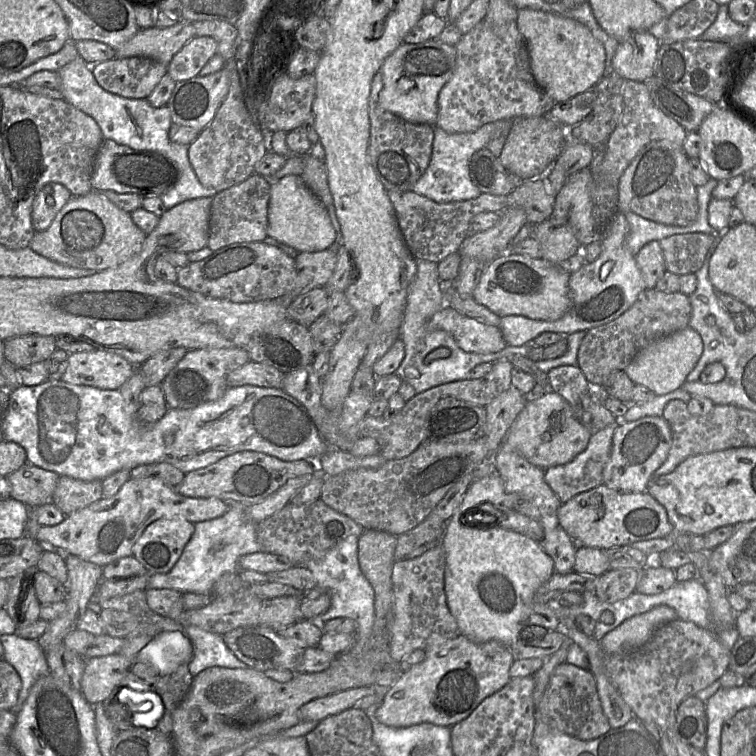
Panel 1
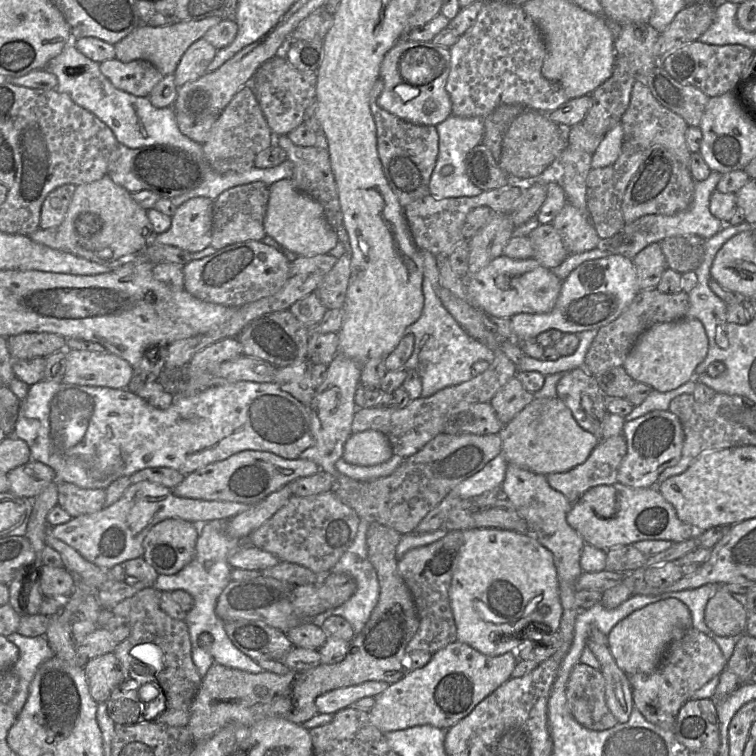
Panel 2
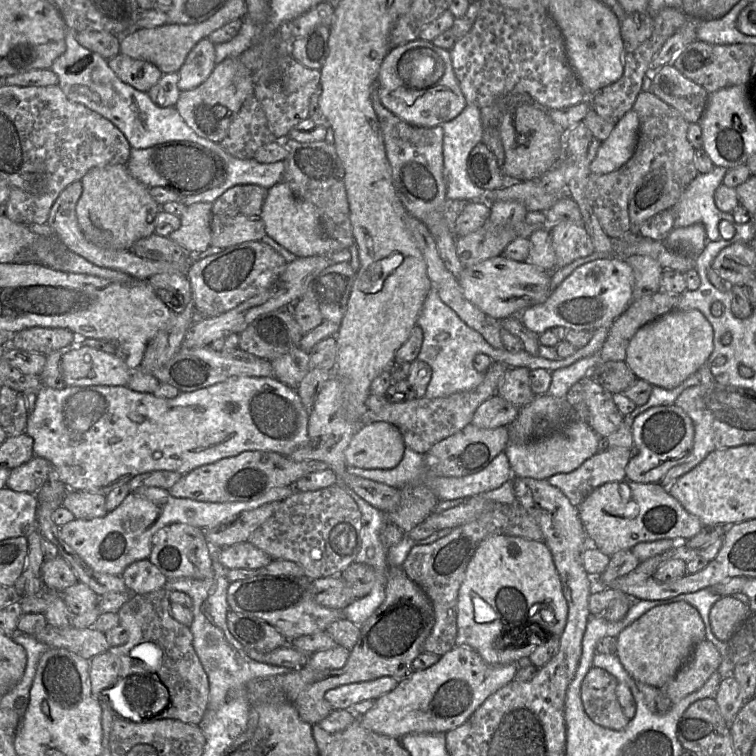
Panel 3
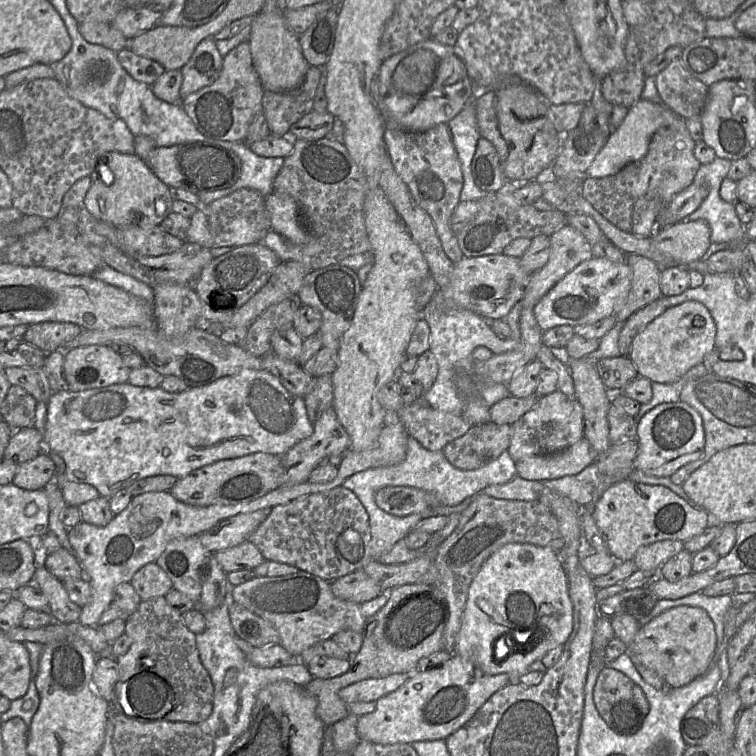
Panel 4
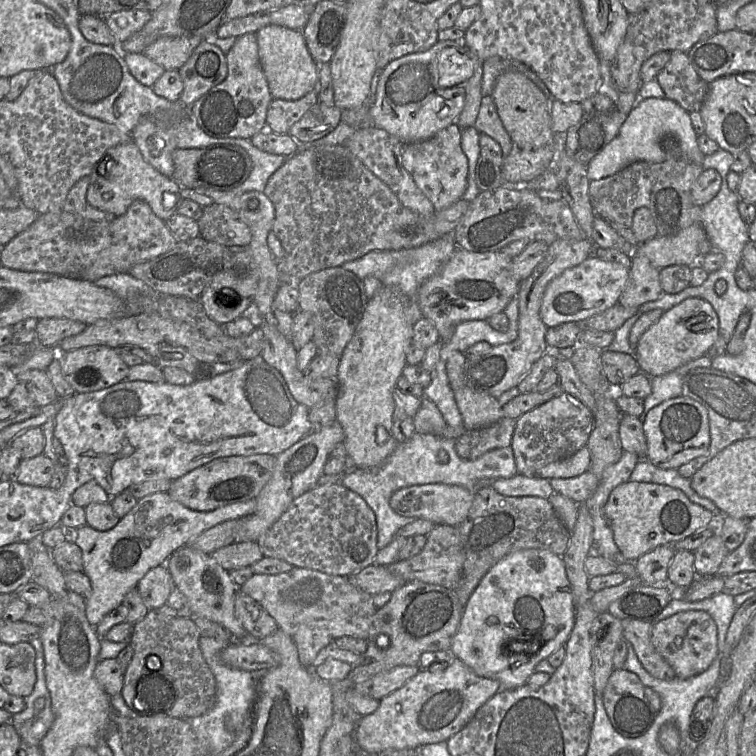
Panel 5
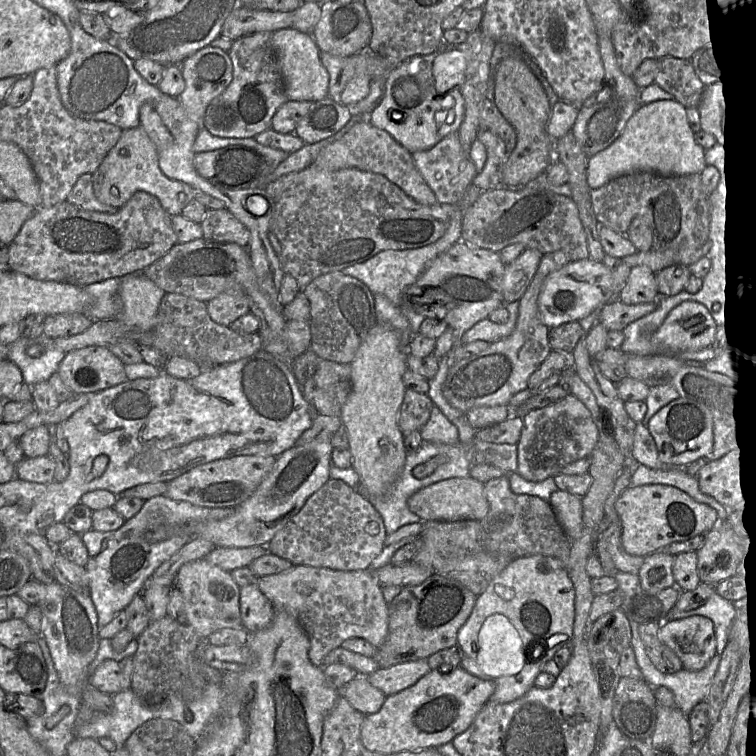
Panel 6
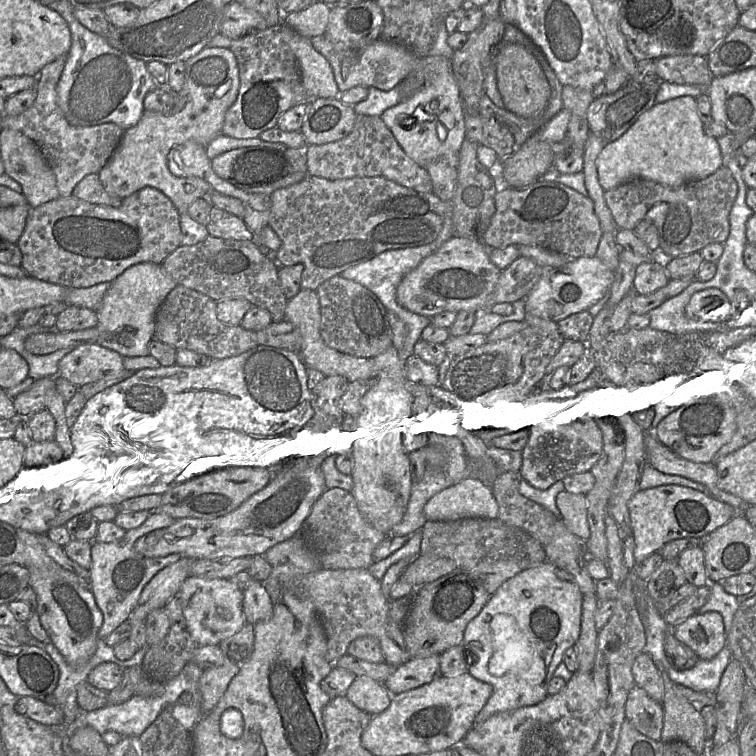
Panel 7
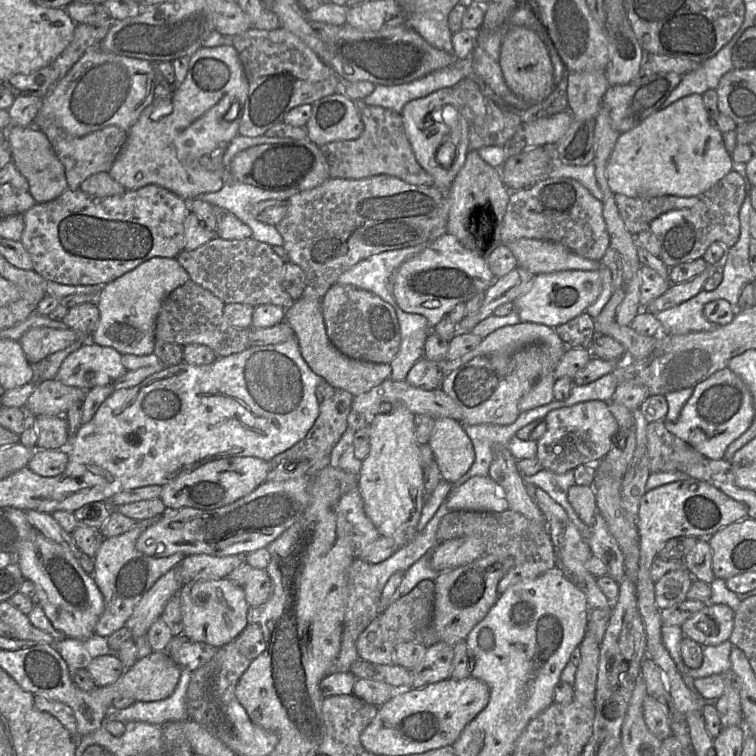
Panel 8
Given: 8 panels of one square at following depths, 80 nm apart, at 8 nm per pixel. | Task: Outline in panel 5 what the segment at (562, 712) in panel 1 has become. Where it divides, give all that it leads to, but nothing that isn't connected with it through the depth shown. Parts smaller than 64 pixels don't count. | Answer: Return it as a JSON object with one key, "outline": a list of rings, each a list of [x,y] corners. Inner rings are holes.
{"outline":[[[625,669],[613,670],[602,701],[611,724],[625,737],[642,735],[657,714],[639,677]]]}

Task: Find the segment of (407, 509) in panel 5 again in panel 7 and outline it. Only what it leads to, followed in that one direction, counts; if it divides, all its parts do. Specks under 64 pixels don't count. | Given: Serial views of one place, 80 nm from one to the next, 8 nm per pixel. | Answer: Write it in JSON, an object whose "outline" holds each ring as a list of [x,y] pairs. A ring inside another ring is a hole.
{"outline":[[[472,475],[438,492],[424,506],[427,520],[491,519],[497,517],[498,510],[492,487]]]}

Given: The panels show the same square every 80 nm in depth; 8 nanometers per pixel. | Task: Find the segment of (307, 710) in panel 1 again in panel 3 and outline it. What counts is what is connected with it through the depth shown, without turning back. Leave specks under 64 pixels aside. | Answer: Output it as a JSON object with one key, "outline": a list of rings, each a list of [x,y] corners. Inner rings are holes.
{"outline":[[[392,677],[352,683],[333,688],[326,692],[325,699],[334,710],[350,710],[359,702],[377,700],[380,696],[393,690],[399,681]]]}

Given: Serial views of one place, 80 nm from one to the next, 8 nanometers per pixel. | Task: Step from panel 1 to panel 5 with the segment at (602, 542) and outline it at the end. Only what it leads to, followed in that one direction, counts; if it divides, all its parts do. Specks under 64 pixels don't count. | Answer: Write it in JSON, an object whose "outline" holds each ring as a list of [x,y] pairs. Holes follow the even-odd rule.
{"outline":[[[628,481],[615,487],[604,507],[614,541],[628,560],[634,562],[661,545],[674,543],[707,528],[713,513],[693,503],[681,490],[663,484]]]}

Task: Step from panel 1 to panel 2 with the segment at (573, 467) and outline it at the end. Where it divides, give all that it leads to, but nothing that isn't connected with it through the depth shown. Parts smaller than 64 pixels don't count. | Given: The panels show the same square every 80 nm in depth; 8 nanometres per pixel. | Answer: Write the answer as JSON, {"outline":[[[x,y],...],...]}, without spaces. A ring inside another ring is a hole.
{"outline":[[[623,435],[599,441],[583,463],[566,472],[546,475],[547,483],[573,504],[595,486],[617,483],[618,469],[626,451]]]}

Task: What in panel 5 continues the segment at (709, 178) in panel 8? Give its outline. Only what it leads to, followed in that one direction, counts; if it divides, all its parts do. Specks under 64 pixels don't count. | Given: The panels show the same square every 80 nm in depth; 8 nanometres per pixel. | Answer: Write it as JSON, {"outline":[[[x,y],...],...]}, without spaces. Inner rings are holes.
{"outline":[[[645,98],[632,108],[622,124],[617,136],[603,148],[588,164],[587,177],[590,181],[611,176],[636,161],[660,163],[667,158],[663,146],[666,138],[672,138],[678,145],[680,153],[690,162],[702,164],[705,155],[698,146],[690,113],[675,101],[667,98]]]}

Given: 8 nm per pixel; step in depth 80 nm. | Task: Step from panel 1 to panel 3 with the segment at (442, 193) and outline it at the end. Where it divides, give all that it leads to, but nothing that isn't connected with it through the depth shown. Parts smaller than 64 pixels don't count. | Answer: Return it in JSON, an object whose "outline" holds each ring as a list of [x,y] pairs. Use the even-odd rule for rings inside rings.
{"outline":[[[467,105],[454,119],[441,125],[443,129],[443,162],[444,177],[447,184],[446,196],[451,200],[480,199],[487,193],[470,179],[467,171],[467,161],[472,149],[482,142],[483,128],[480,109],[476,105]]]}

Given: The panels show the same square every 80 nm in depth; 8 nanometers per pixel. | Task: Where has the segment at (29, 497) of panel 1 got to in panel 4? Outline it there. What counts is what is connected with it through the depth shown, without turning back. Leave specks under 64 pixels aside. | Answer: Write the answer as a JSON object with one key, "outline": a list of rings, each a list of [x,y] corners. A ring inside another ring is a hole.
{"outline":[[[40,453],[34,459],[18,466],[12,483],[25,490],[41,490],[53,475],[54,464],[45,454]]]}

